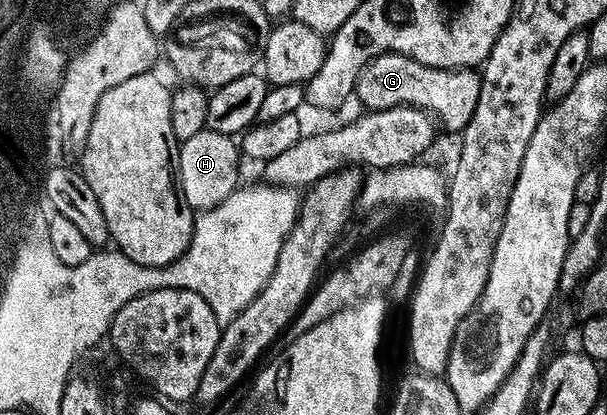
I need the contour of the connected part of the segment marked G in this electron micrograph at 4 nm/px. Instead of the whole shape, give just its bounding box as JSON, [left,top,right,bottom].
[355,54,480,132]

